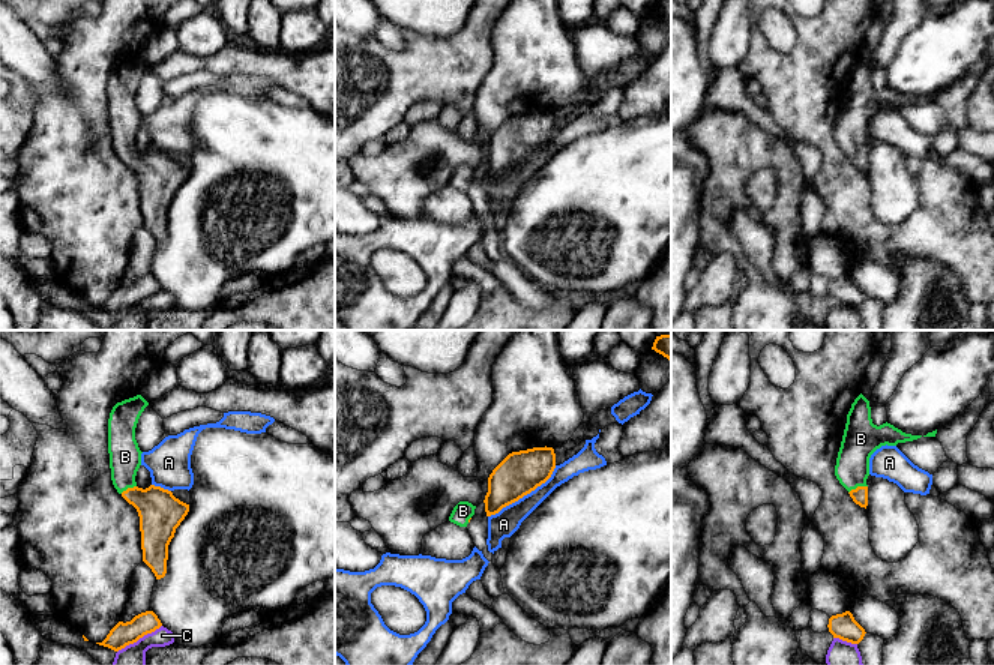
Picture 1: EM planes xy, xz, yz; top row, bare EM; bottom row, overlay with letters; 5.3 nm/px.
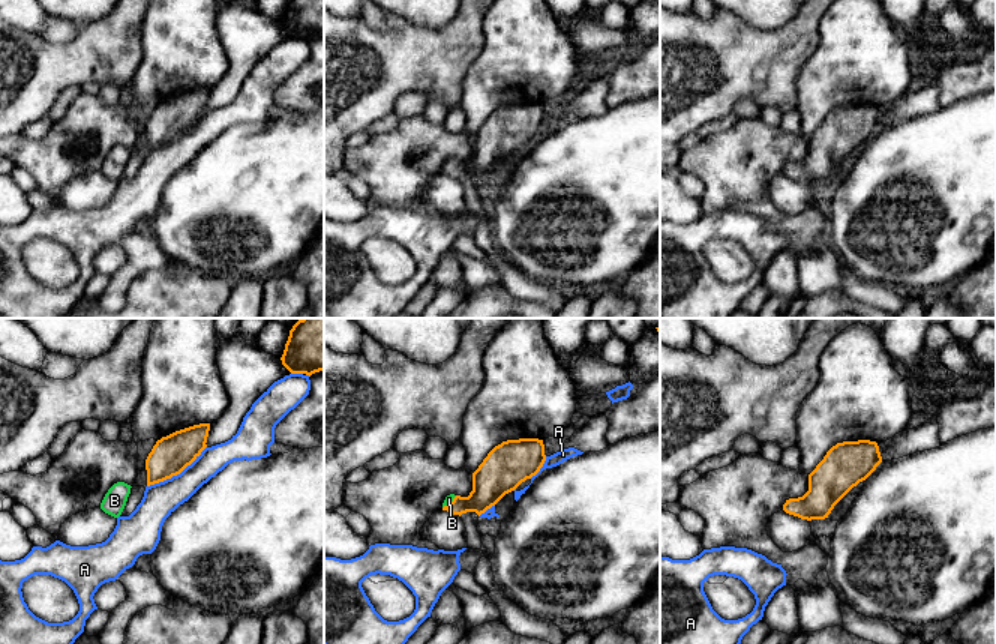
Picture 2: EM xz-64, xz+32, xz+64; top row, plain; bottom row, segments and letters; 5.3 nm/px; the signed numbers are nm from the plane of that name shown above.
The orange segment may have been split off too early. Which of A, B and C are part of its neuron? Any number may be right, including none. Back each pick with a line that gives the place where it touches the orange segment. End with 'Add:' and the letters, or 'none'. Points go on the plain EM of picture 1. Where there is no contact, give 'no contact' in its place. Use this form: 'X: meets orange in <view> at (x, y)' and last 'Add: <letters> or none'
B: meets orange in yz at (858, 150)
Add: B

